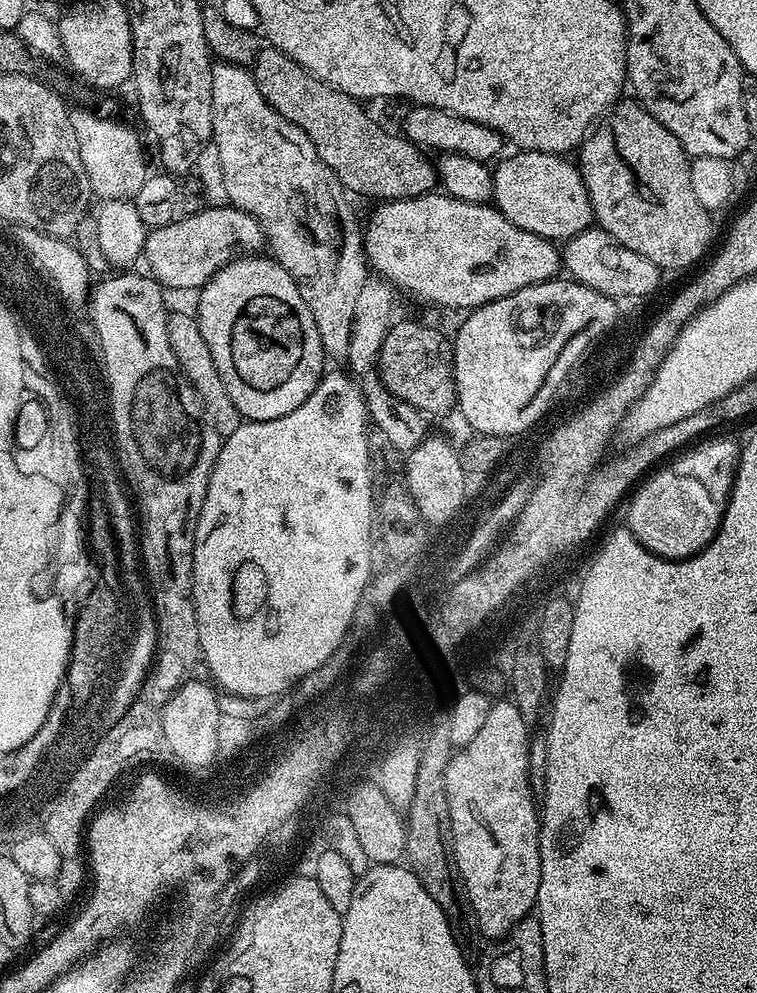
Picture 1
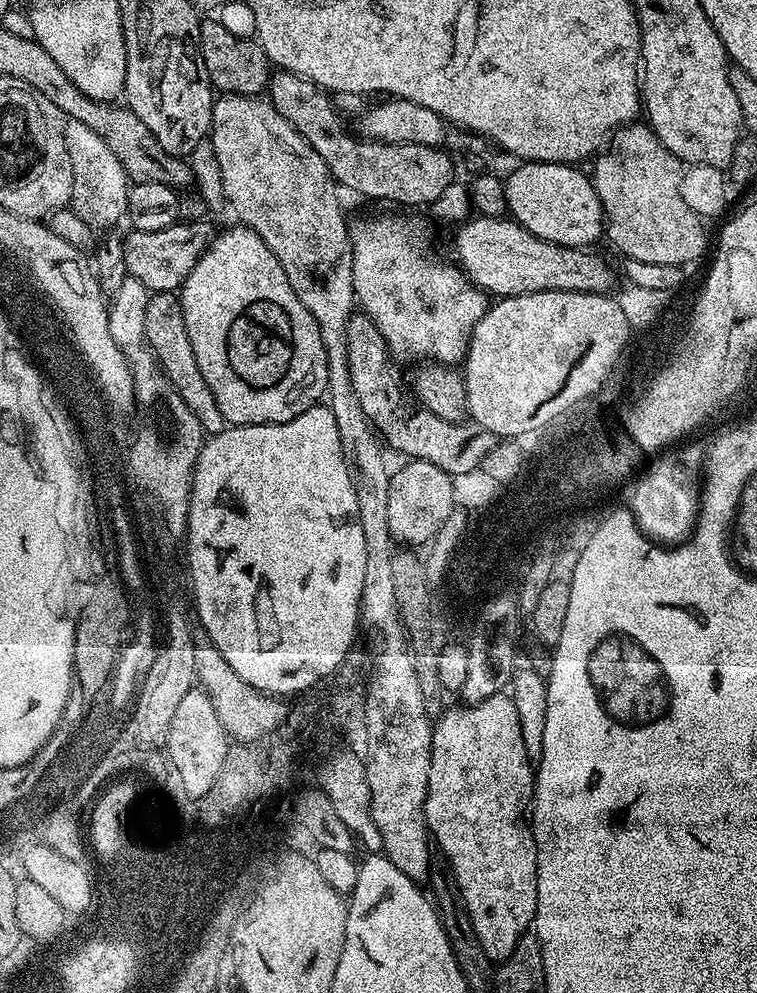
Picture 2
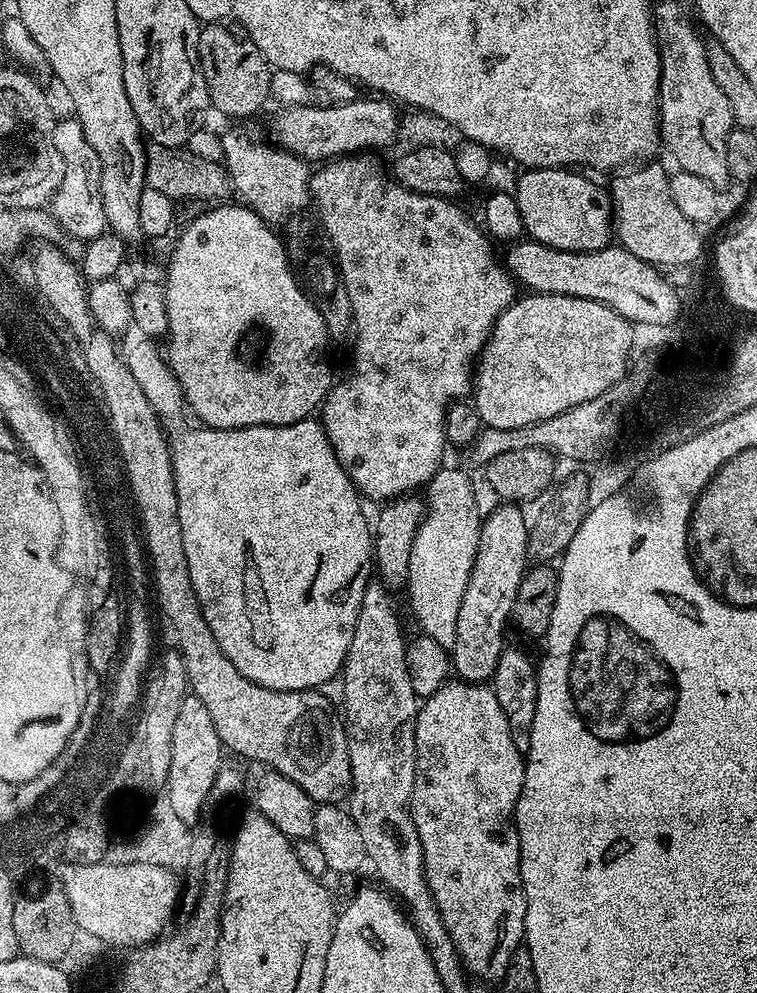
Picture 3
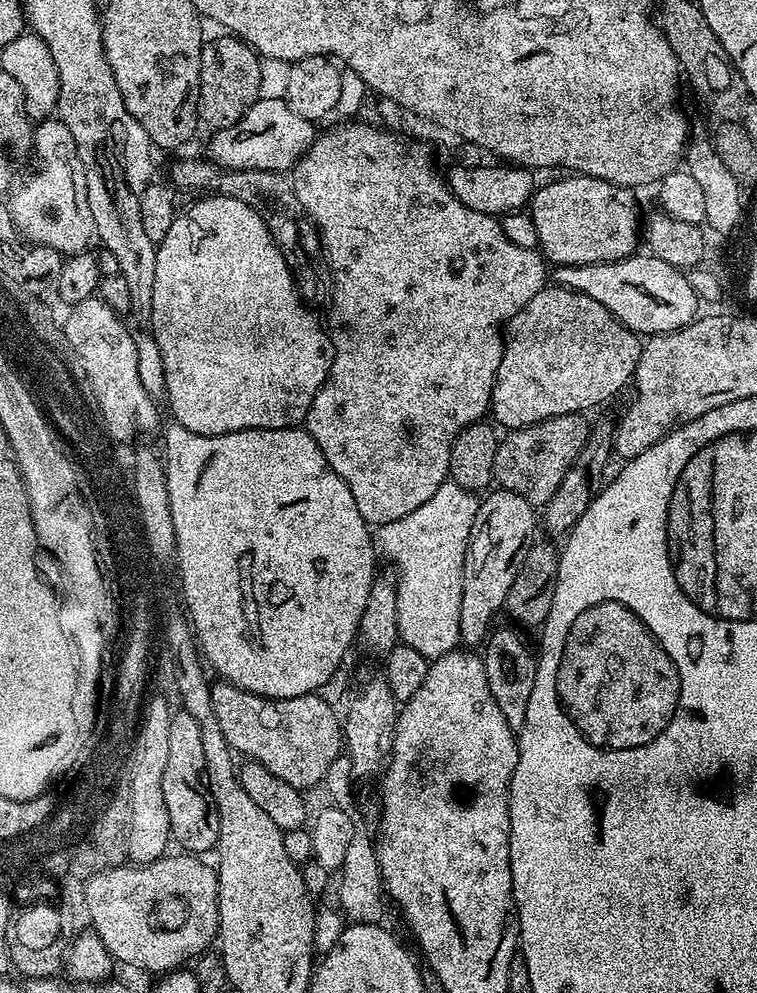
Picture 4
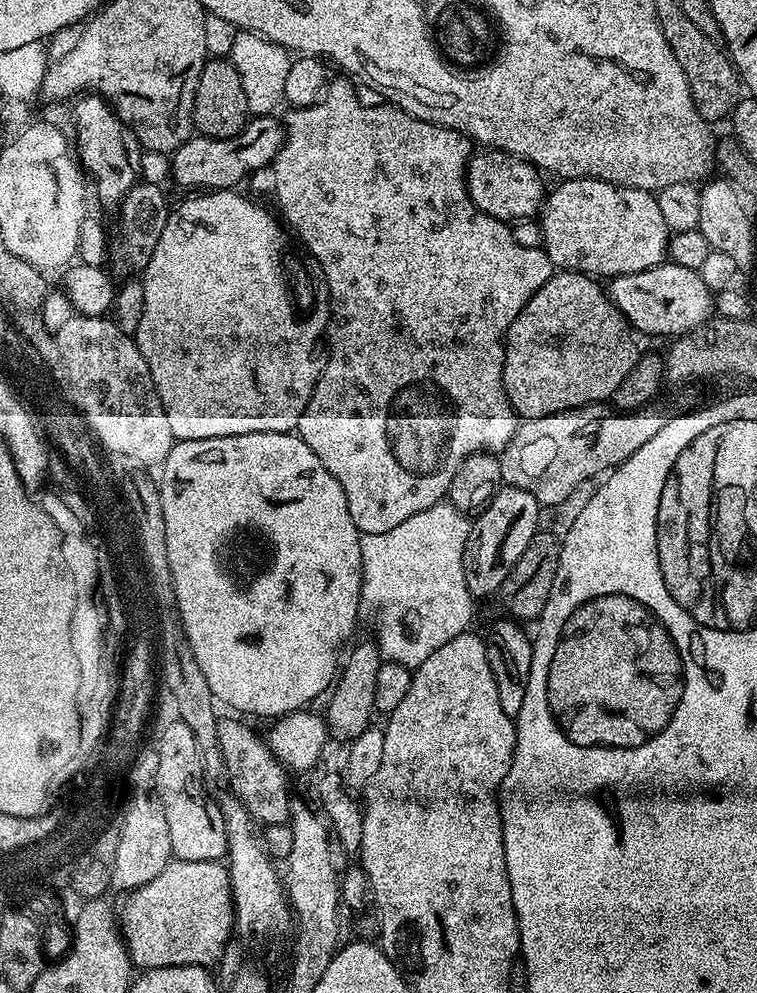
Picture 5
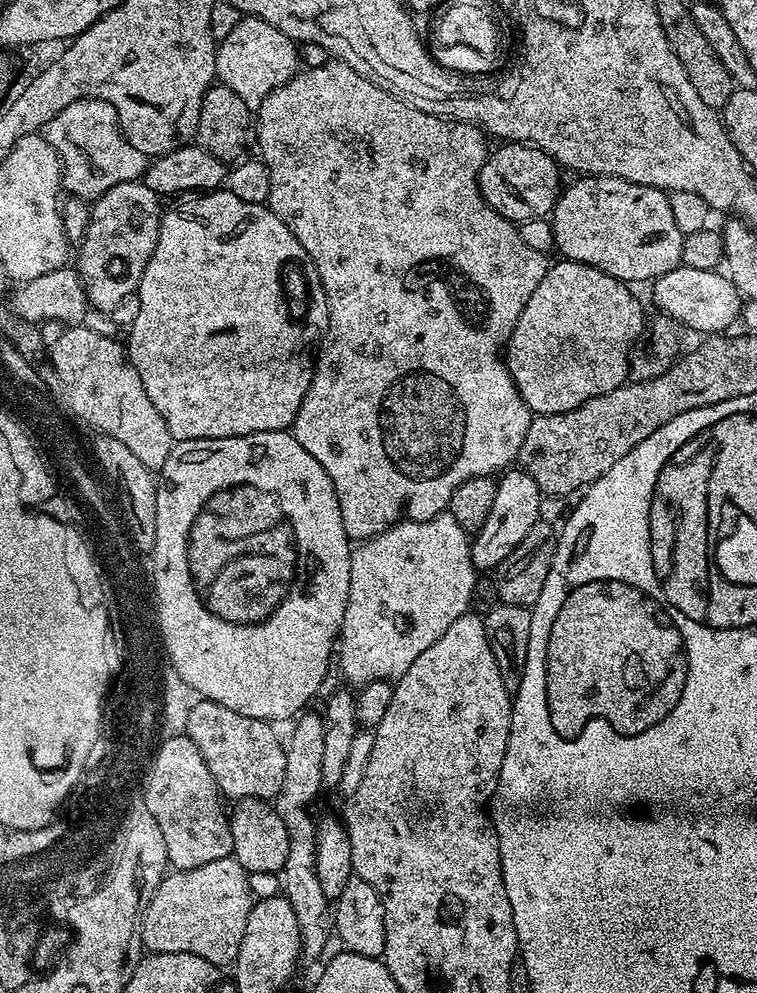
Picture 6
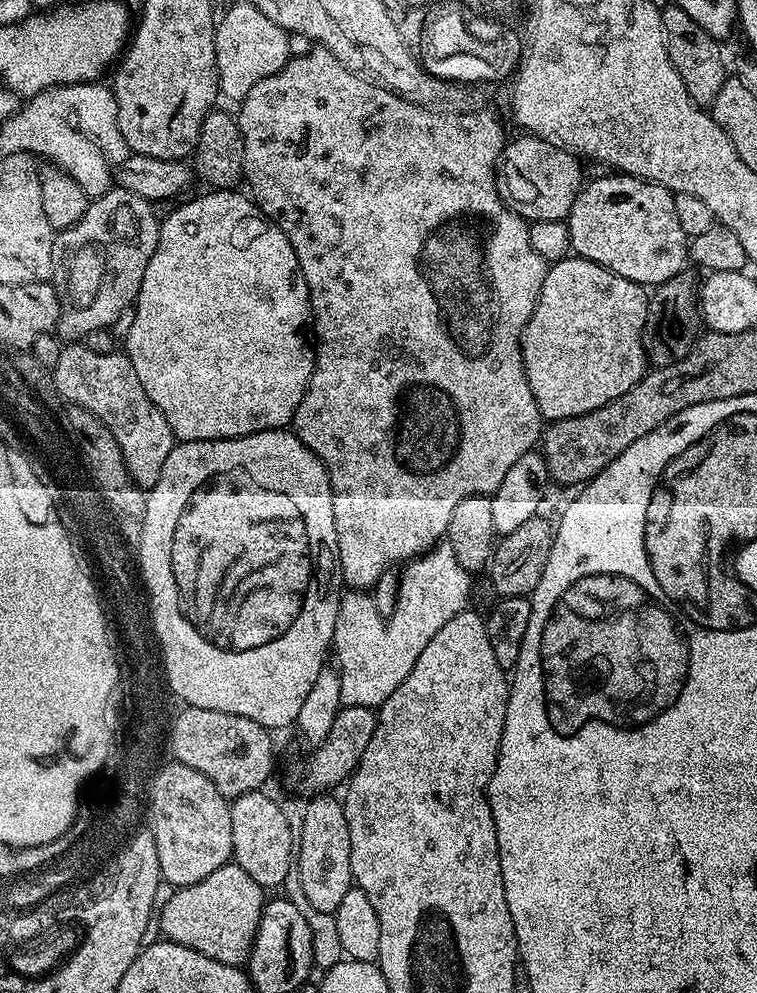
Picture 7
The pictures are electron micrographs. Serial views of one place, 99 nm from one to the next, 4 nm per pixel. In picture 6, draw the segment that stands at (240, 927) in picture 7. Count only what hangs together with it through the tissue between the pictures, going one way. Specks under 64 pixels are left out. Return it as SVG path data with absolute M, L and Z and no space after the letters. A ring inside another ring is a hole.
M231 855L218 858L218 862L206 862L206 866L194 866L194 870L172 870L164 881L154 890L150 902L144 907L140 922L140 943L149 953L194 954L206 958L206 962L231 966L238 958L238 946L242 946L242 934L246 934L246 918L254 903L254 895L248 889L249 873Z

